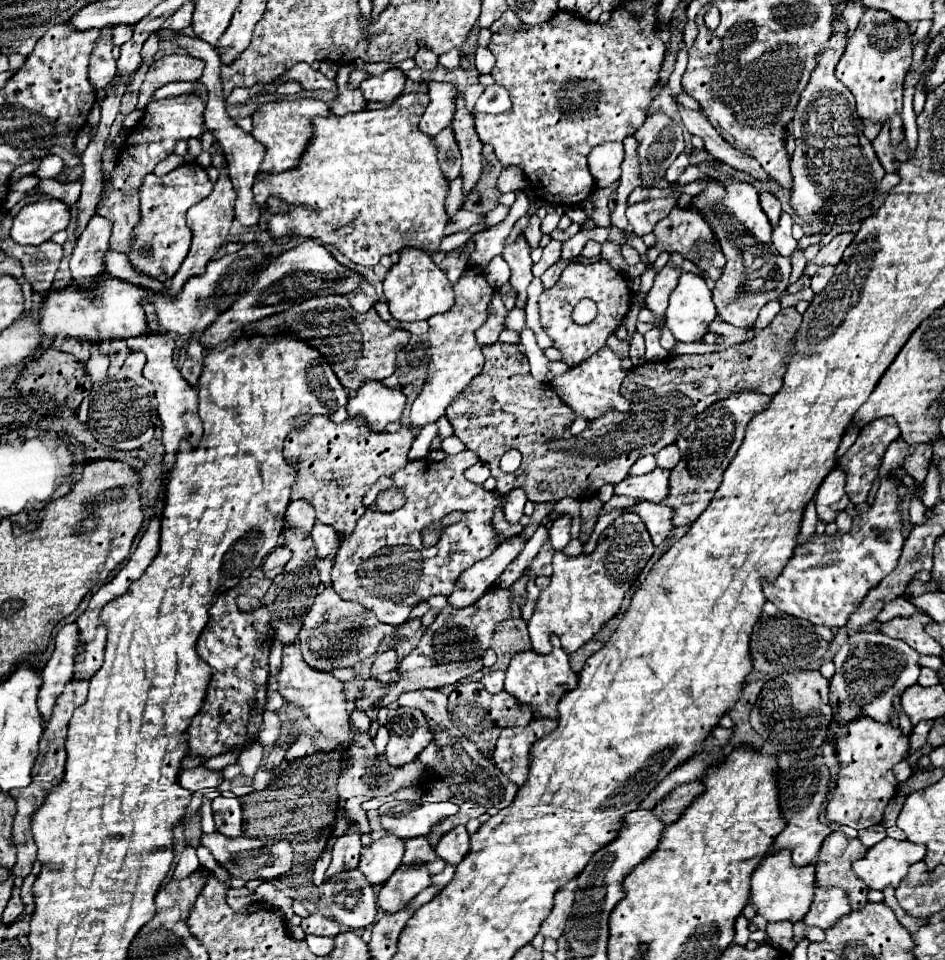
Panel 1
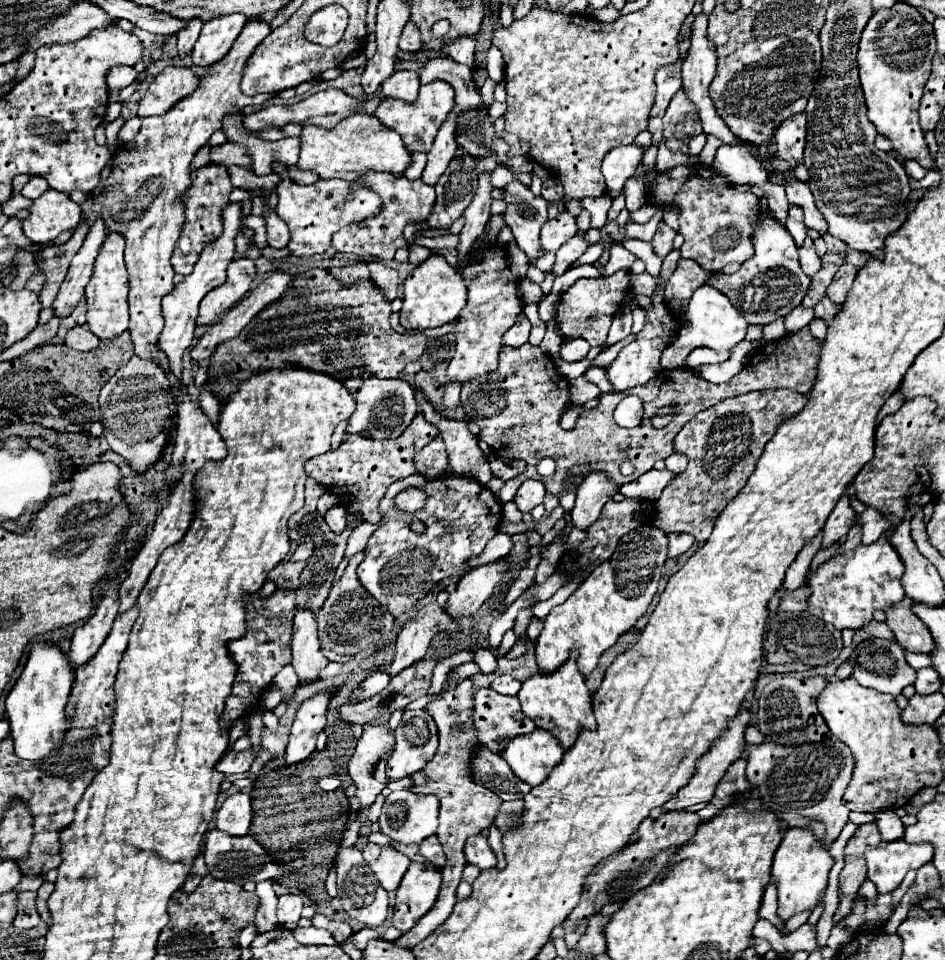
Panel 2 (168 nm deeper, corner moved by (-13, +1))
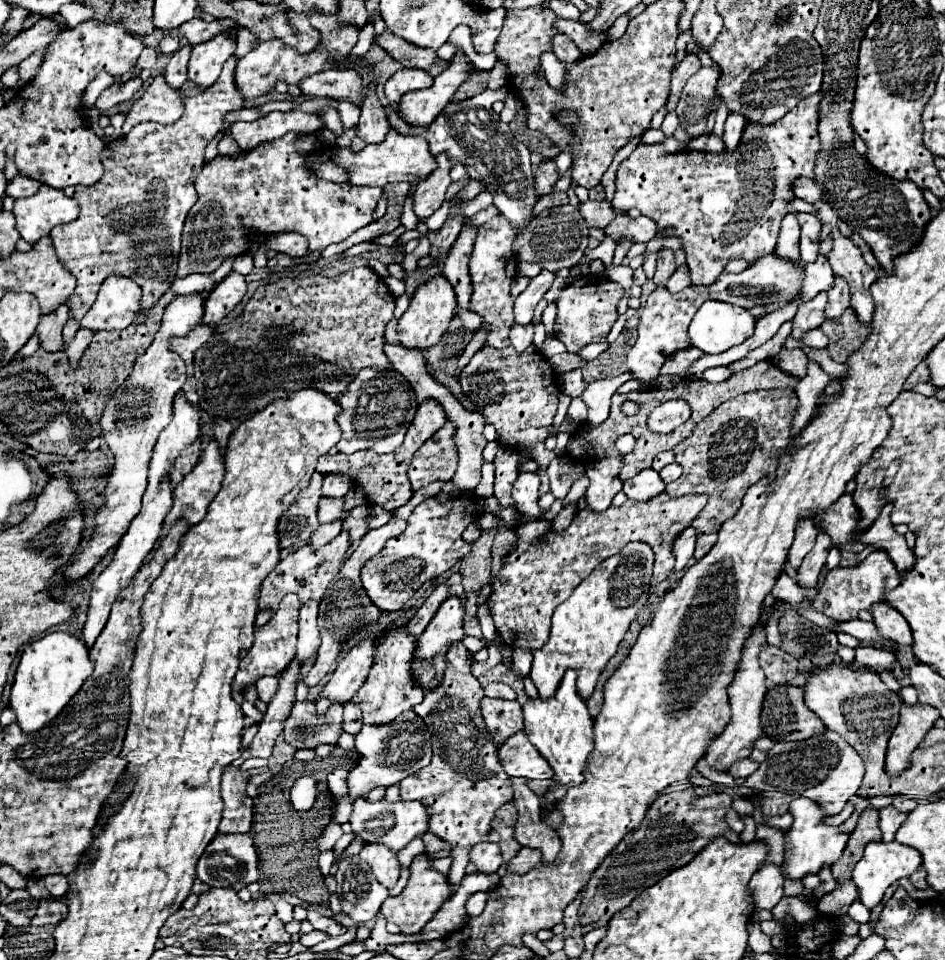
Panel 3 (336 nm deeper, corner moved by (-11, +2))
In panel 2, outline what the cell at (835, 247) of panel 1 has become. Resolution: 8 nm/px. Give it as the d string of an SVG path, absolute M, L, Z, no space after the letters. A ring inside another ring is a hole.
M823 265L823 269L813 277L811 287L809 287L809 291L807 291L801 307L813 309L813 307L825 297L827 287L829 287L829 283L833 281L833 275L835 275L835 273L837 273L837 267L835 267L835 265Z

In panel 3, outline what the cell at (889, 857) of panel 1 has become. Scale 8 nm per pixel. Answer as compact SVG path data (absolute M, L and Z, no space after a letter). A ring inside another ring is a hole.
M871 842L871 844L867 844L863 858L859 860L859 864L857 864L855 870L853 870L853 882L855 882L855 886L859 888L861 902L863 902L867 908L877 906L877 904L883 900L885 890L887 890L893 882L897 882L899 878L907 878L907 876L911 876L915 870L919 870L919 868L921 868L921 862L923 862L923 858L921 858L919 850L909 848L909 846L905 846L905 844L899 844L899 842L889 842L889 844L885 844L885 842Z

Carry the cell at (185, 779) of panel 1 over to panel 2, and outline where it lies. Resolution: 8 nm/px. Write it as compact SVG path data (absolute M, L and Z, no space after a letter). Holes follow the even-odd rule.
M255 749L243 751L243 753L235 753L235 751L227 751L227 755L219 761L217 769L225 775L239 775L251 769L255 761Z

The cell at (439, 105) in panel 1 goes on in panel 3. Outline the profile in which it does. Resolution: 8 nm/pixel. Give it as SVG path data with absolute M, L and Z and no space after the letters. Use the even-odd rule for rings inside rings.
M447 152L437 154L435 162L437 162L437 168L431 174L427 174L427 178L423 182L419 182L419 186L415 190L413 202L415 202L415 214L419 216L419 220L425 220L441 206L441 202L445 200L447 186L451 184L449 170L451 170L453 162L451 162L449 154Z

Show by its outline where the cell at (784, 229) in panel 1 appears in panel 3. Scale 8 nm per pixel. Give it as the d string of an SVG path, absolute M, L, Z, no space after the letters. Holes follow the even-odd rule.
M819 256L815 262L805 264L805 282L801 290L801 300L811 300L821 290L829 290L833 282L833 270L827 258Z

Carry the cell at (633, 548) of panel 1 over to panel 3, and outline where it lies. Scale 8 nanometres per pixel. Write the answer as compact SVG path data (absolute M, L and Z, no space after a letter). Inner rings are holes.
M629 542L621 552L603 560L571 594L569 600L559 604L553 612L553 626L549 640L543 648L533 652L531 680L535 682L539 696L549 698L565 674L567 668L577 672L577 688L583 698L589 698L595 690L597 678L609 658L617 652L629 624L637 612L647 604L651 574L653 574L653 548L645 542Z

